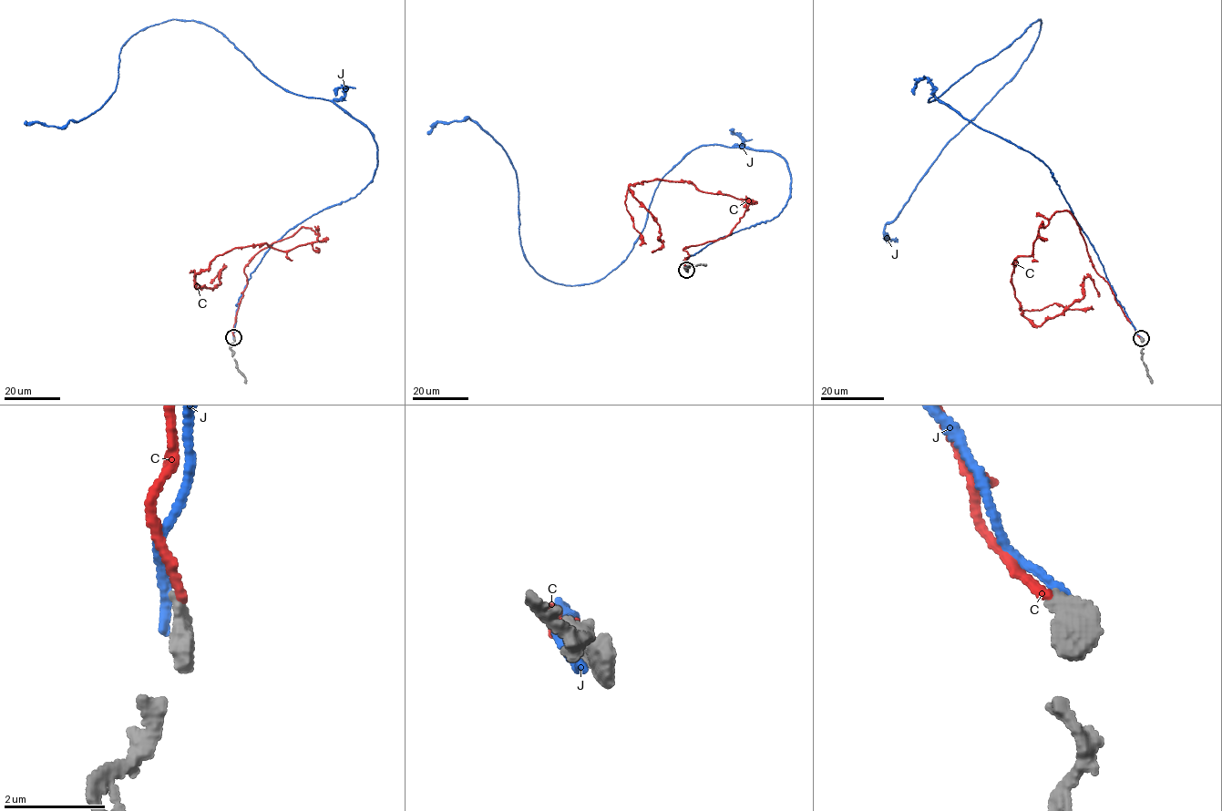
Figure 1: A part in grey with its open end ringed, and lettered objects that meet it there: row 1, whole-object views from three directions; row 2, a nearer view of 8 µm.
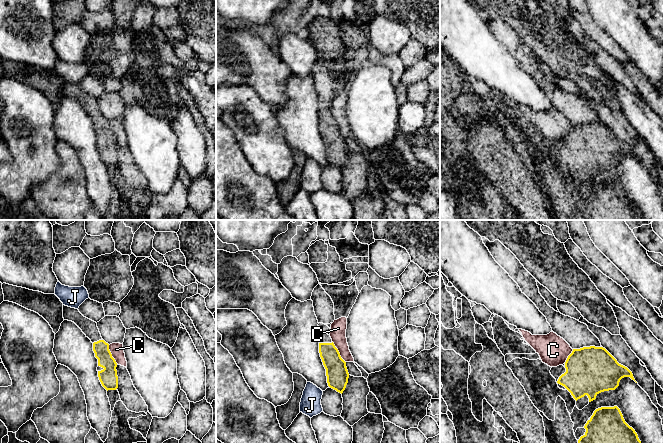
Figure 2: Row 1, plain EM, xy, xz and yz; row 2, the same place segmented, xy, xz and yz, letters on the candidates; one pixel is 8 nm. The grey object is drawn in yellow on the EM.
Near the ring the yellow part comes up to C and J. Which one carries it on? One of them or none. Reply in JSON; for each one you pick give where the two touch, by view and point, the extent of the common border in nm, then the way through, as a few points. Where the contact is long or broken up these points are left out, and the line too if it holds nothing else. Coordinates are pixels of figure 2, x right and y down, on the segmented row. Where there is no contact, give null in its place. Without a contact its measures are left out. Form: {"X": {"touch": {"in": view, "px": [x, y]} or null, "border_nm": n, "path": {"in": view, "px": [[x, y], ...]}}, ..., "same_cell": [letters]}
{"same_cell": []}

